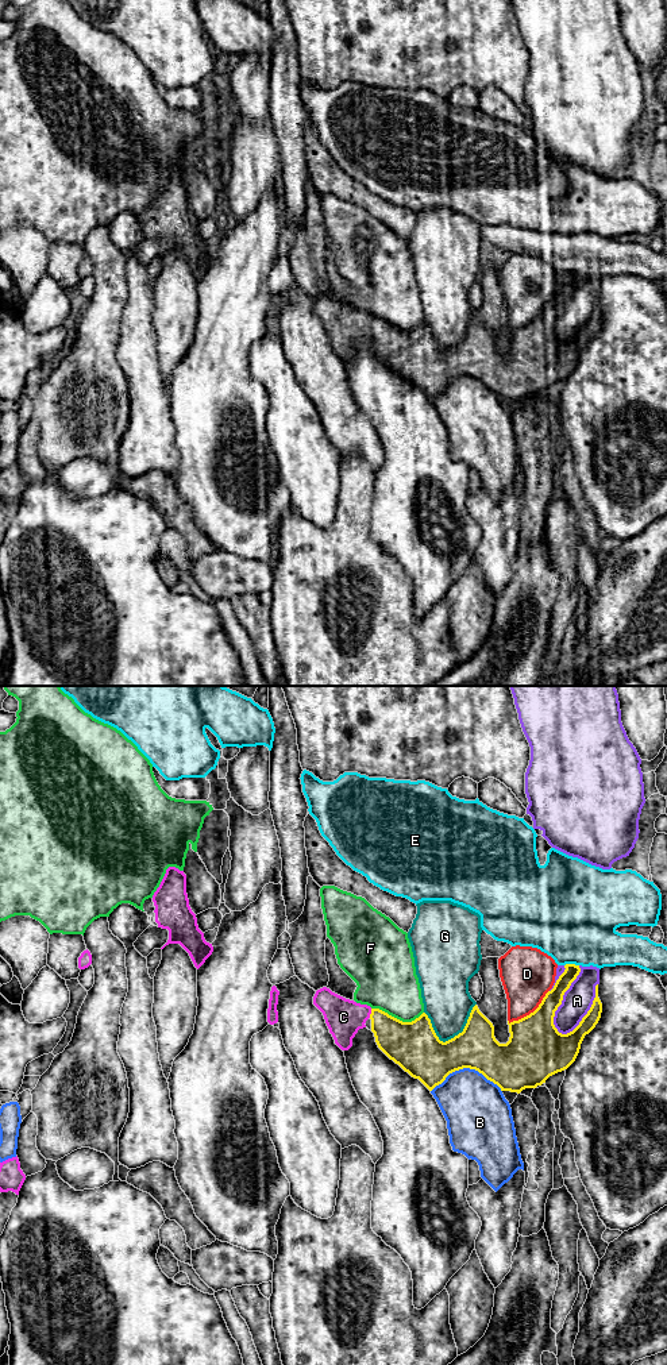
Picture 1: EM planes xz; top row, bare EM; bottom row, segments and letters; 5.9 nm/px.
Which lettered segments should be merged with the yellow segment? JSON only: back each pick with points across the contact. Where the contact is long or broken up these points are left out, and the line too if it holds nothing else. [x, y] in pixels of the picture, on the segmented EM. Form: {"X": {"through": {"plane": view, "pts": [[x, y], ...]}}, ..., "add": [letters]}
{"C": {"through": {"plane": "xz", "pts": [[401, 1041], [371, 1013], [343, 1017]]}}, "add": ["C"]}

